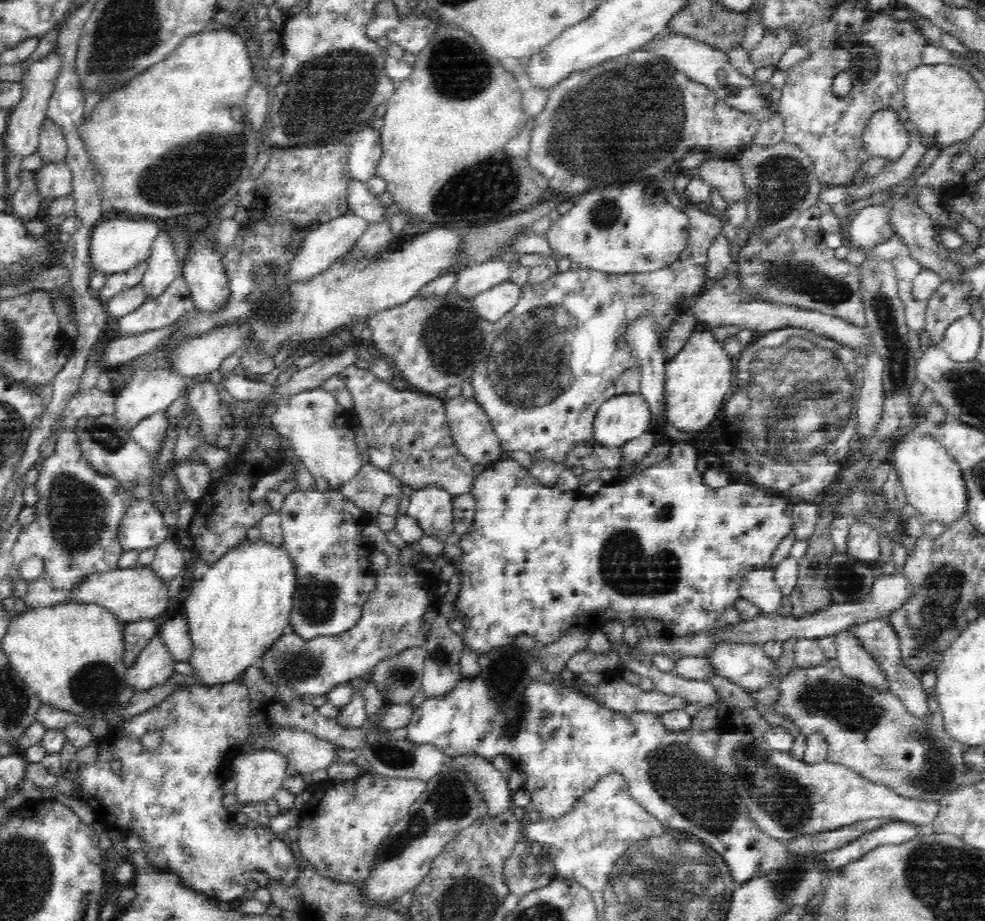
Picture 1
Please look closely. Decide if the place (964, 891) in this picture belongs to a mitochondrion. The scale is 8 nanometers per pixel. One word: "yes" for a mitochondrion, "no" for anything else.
yes

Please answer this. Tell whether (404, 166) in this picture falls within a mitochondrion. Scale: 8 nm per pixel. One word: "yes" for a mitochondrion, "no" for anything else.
no

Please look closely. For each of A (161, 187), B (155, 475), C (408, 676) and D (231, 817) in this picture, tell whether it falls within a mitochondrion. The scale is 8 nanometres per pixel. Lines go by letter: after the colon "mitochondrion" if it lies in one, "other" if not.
A: mitochondrion
B: other
C: mitochondrion
D: other

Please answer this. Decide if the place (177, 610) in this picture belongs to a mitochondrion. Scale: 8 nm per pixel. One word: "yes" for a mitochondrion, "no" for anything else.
no

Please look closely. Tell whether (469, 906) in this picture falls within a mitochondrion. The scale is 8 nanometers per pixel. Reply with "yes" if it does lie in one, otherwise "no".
yes

